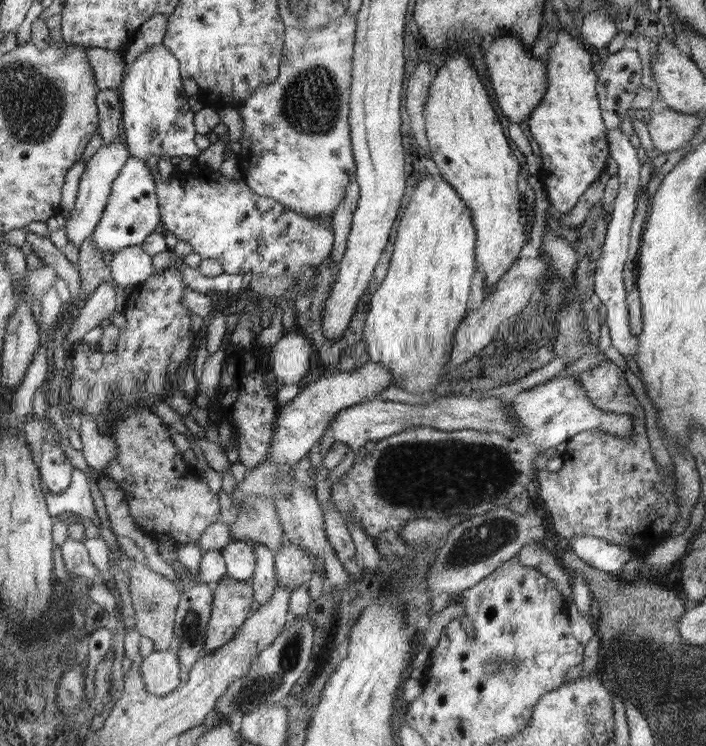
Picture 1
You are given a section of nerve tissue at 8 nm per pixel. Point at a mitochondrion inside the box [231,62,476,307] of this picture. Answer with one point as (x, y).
(309, 104)

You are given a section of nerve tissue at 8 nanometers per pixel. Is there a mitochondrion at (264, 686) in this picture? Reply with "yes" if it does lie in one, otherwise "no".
yes

